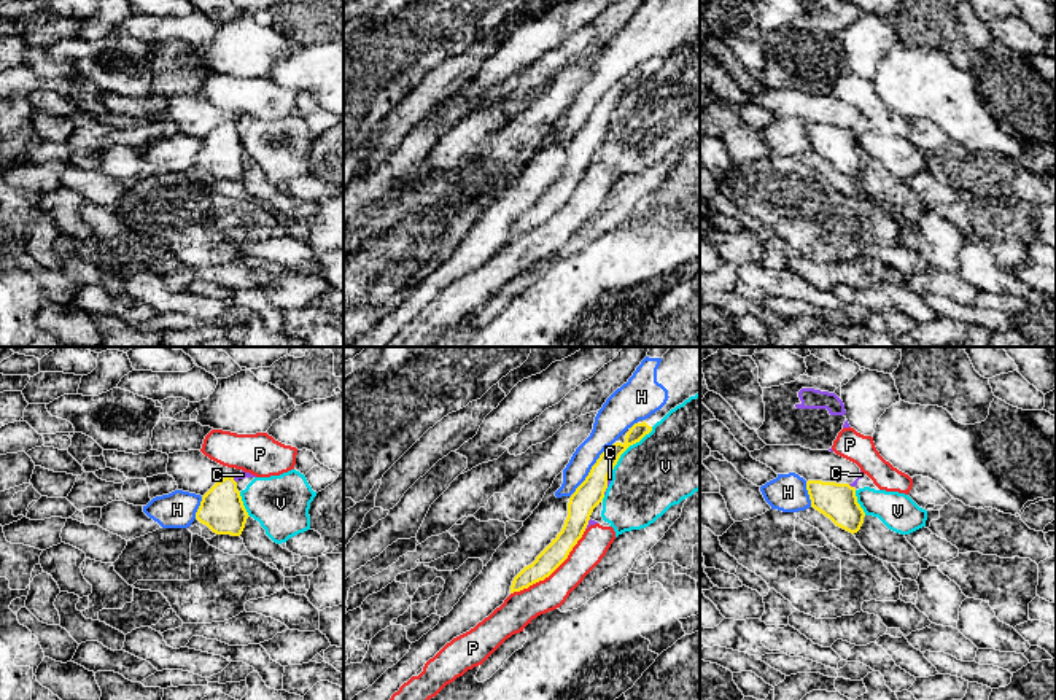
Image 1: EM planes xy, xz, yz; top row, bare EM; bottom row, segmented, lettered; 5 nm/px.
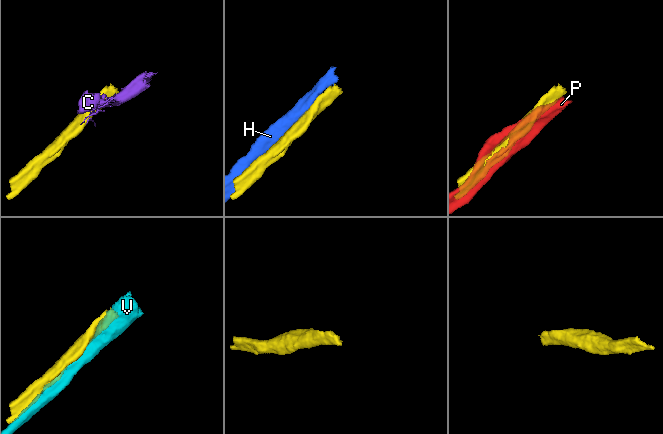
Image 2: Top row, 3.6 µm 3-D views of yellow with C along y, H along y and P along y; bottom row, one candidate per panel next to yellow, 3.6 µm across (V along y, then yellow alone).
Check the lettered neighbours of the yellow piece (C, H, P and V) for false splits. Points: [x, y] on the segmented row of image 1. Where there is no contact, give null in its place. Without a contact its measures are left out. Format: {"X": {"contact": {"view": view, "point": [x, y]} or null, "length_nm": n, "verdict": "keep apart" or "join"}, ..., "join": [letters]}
{"C": {"contact": {"view": "xz", "point": [606, 482]}, "length_nm": 130, "verdict": "keep apart"}, "H": {"contact": {"view": "xz", "point": [590, 471]}, "length_nm": 320, "verdict": "keep apart"}, "P": {"contact": {"view": "xz", "point": [552, 571]}, "length_nm": 500, "verdict": "keep apart"}, "V": {"contact": {"view": "xz", "point": [628, 446]}, "length_nm": 320, "verdict": "keep apart"}, "join": []}

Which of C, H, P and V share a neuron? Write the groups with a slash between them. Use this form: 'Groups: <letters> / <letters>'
Groups: C P / H / V

